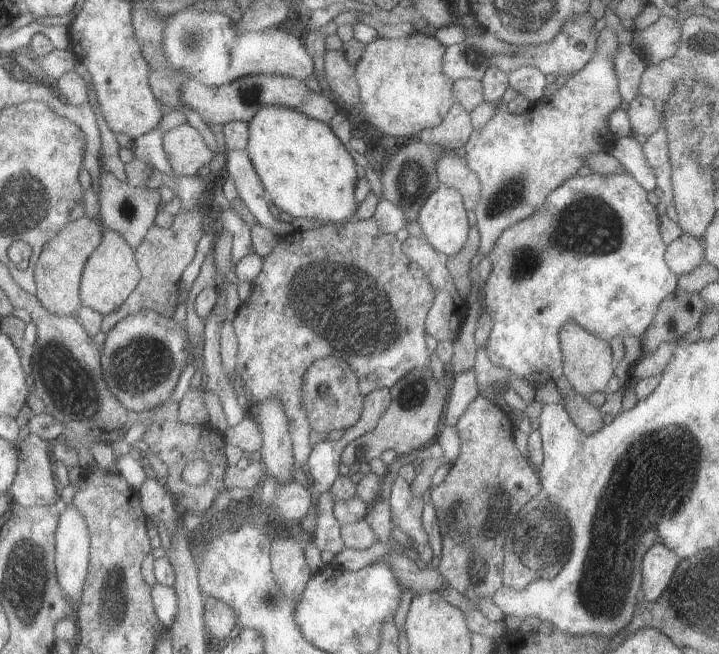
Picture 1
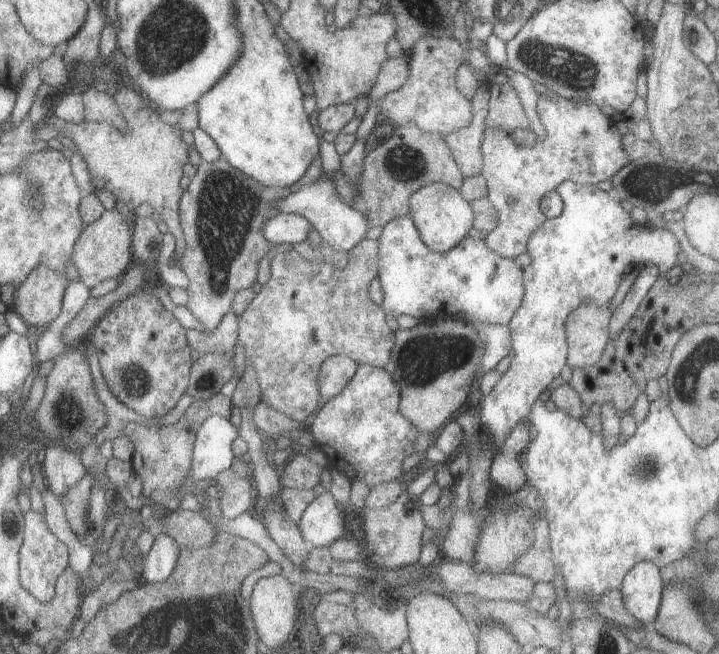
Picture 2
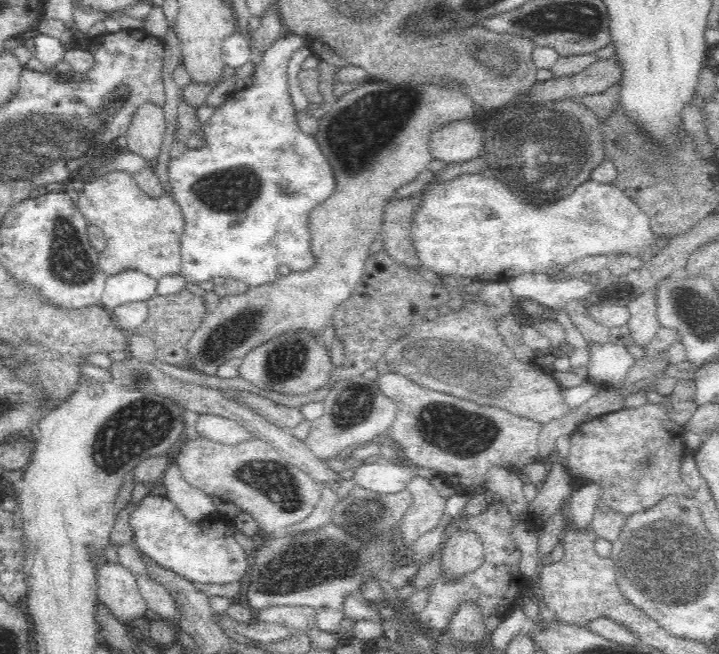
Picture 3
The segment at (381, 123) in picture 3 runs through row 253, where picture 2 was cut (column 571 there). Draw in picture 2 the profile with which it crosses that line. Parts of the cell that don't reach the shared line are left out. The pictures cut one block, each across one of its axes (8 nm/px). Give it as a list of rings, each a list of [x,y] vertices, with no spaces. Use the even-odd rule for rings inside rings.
[[[579,306],[577,310],[569,312],[565,316],[565,334],[567,334],[567,366],[573,368],[591,368],[597,366],[597,362],[603,356],[605,346],[609,344],[609,322],[611,322],[611,310],[597,310],[593,306]]]

